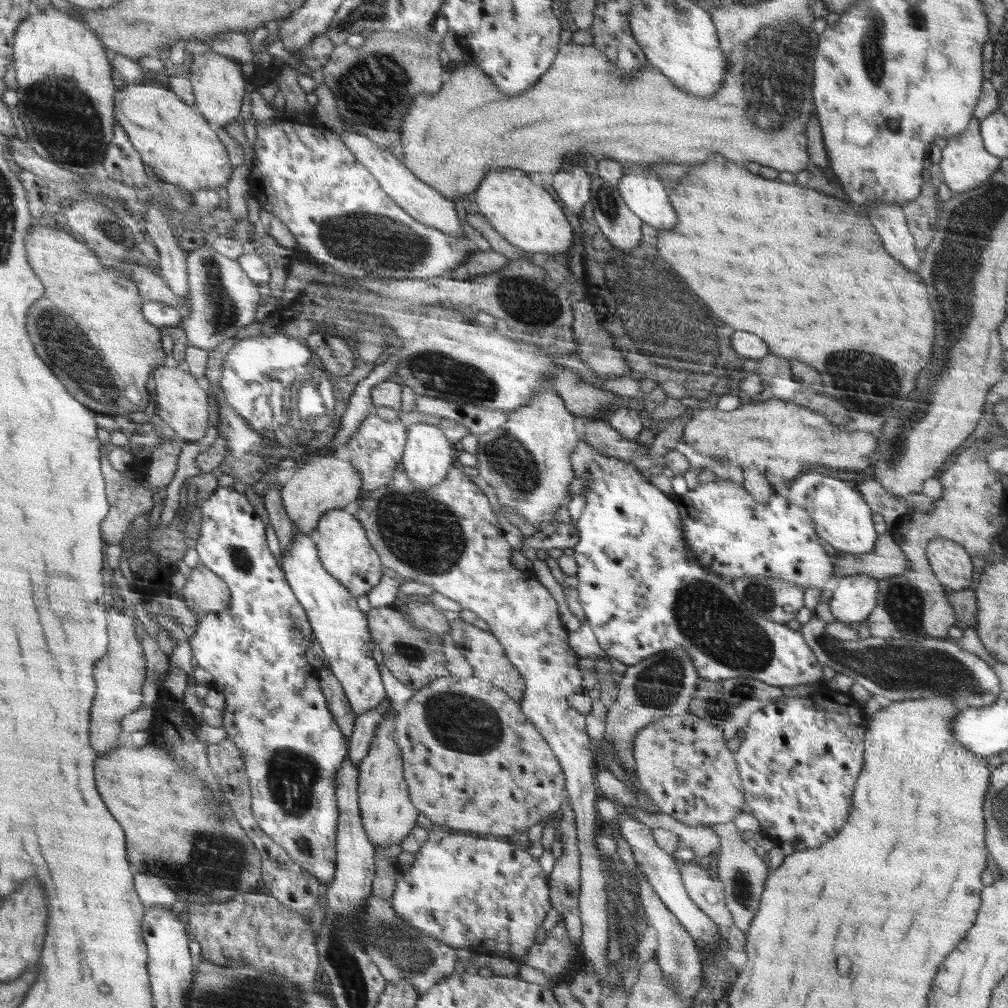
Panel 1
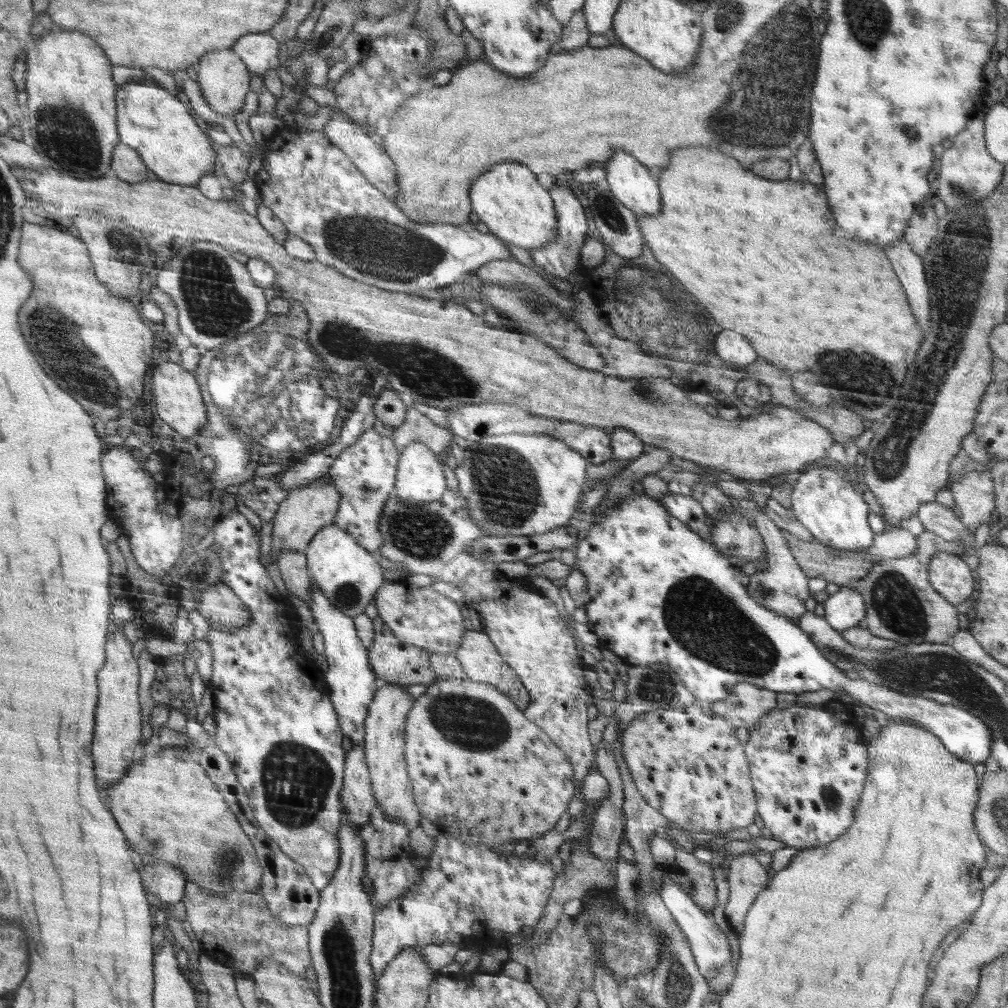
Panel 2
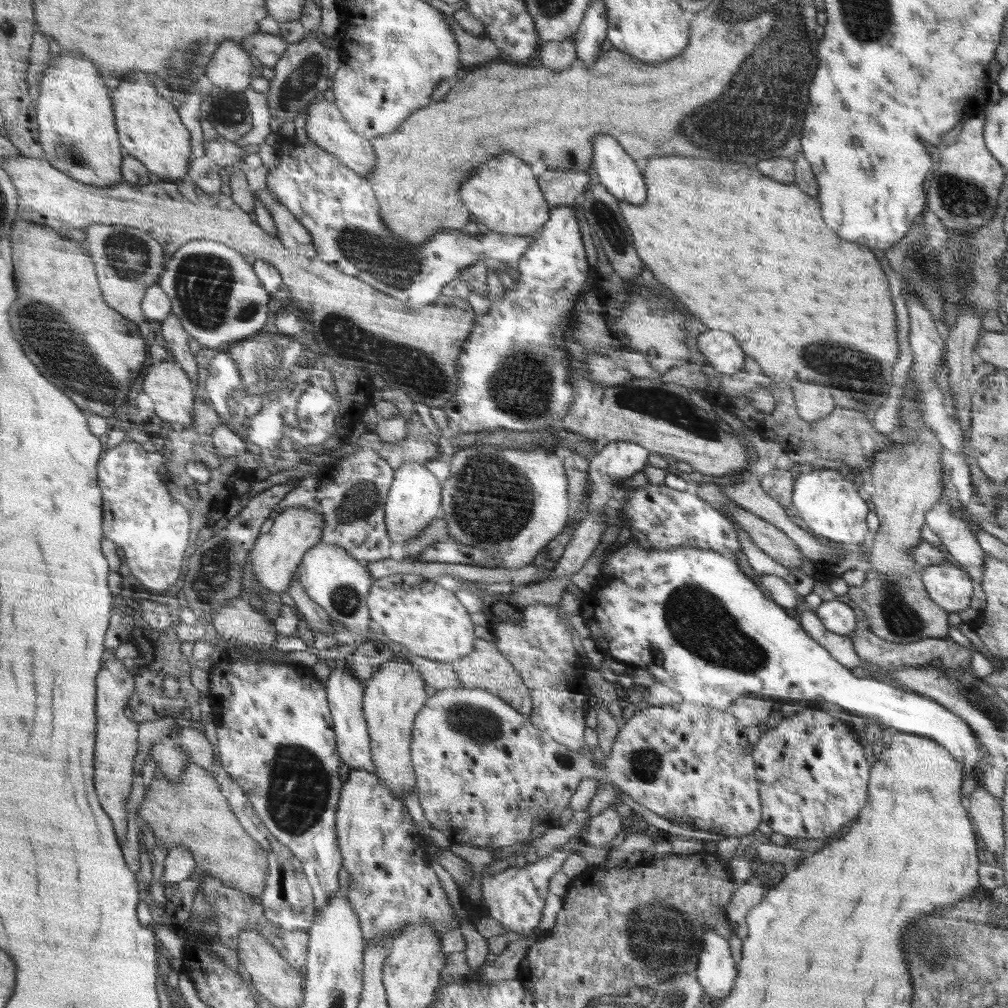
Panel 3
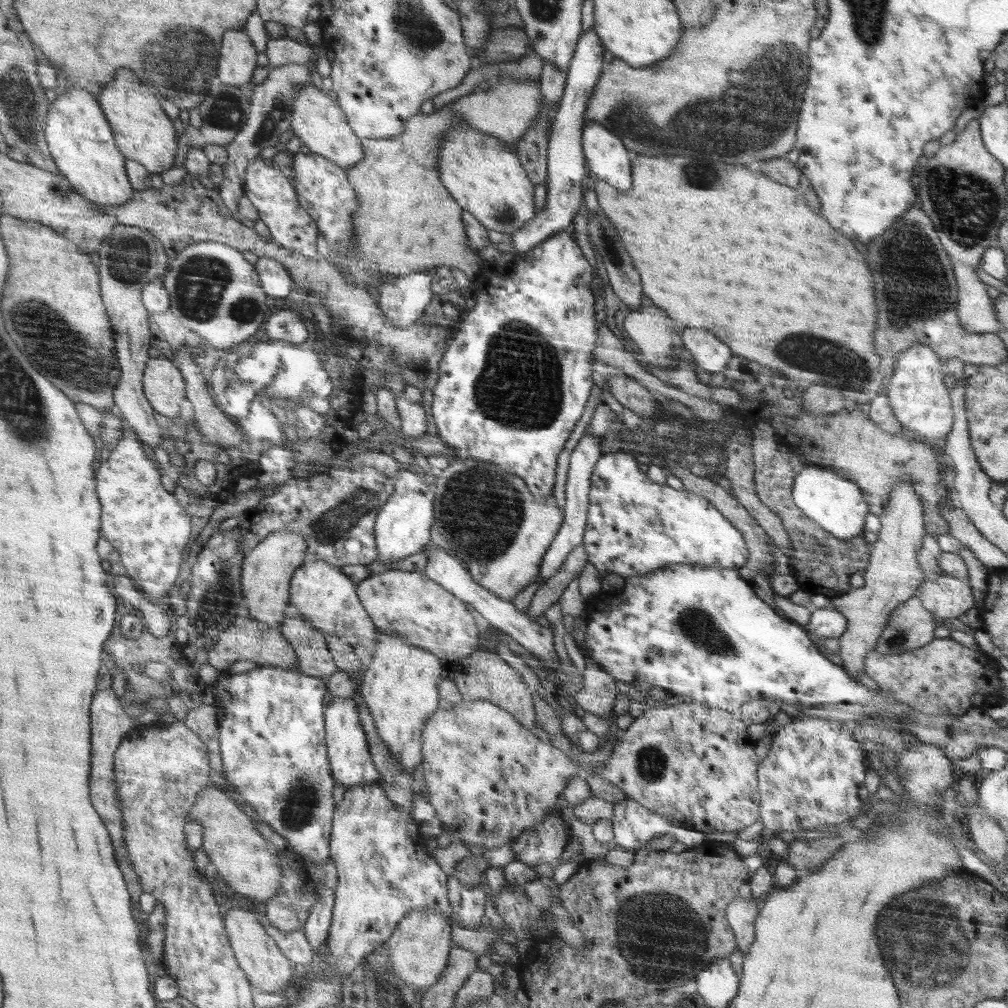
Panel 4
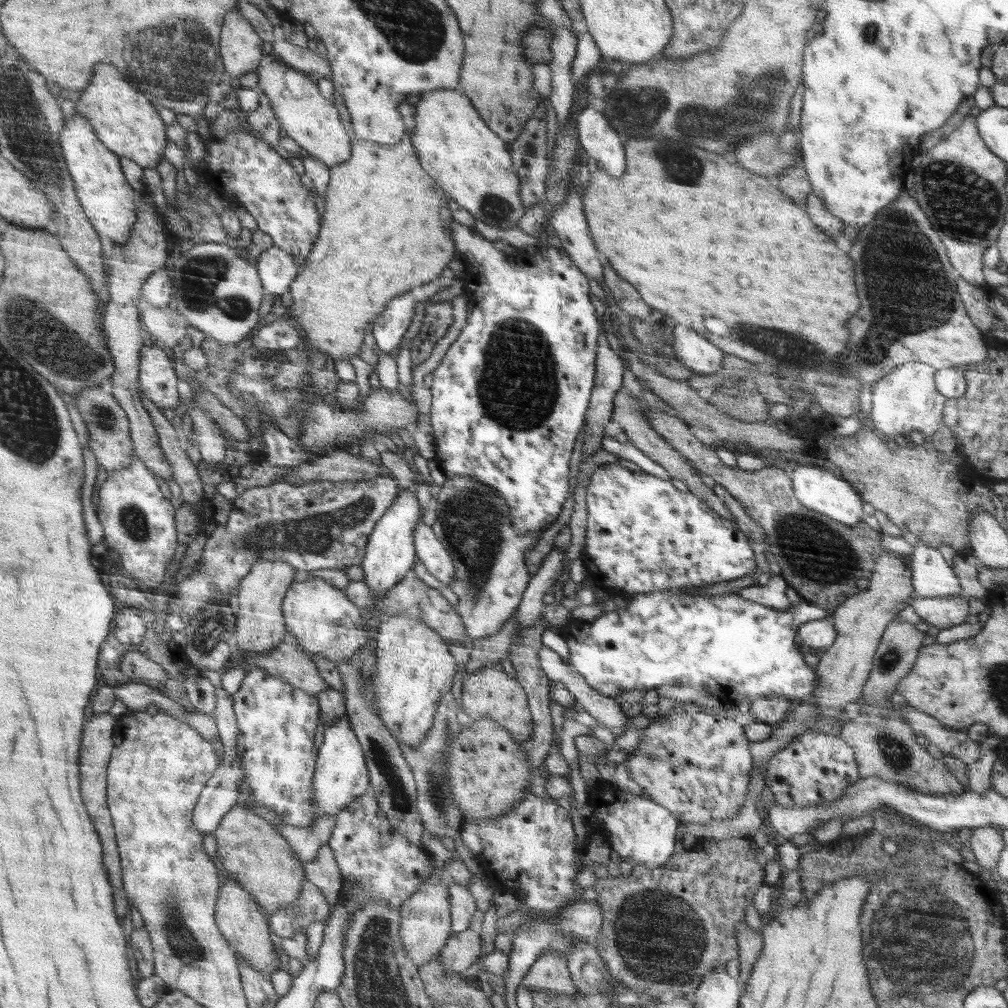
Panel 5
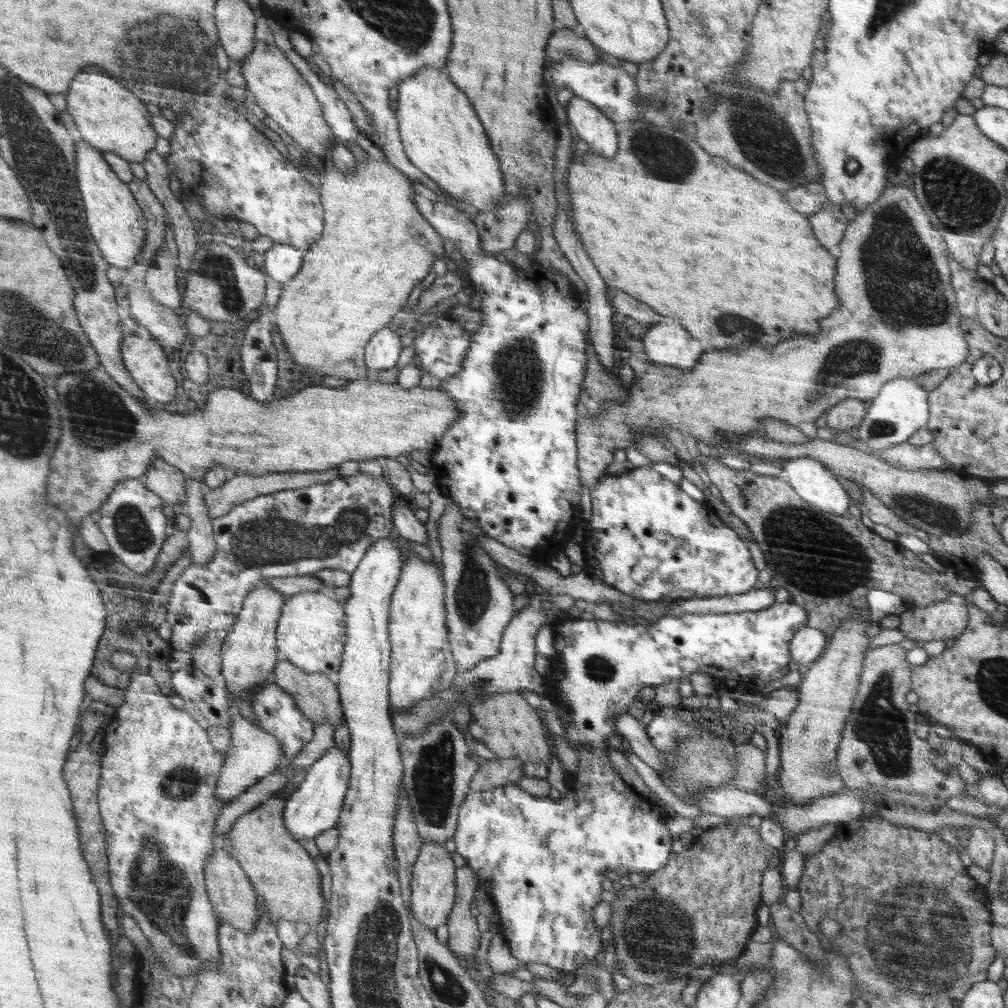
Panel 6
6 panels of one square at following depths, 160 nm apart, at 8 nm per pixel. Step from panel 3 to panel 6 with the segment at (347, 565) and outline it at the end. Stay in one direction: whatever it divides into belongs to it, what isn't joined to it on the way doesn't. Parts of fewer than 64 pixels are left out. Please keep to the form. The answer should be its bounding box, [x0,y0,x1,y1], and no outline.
[278,591,346,677]

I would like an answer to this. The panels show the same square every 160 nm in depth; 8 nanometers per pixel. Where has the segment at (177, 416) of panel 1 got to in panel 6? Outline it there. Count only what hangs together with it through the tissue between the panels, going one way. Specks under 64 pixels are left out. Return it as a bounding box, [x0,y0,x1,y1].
[122,334,176,403]

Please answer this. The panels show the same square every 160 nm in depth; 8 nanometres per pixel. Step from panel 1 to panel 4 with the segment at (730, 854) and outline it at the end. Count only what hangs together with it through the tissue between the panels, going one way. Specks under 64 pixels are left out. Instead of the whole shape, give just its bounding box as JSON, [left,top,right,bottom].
[726,897,759,955]

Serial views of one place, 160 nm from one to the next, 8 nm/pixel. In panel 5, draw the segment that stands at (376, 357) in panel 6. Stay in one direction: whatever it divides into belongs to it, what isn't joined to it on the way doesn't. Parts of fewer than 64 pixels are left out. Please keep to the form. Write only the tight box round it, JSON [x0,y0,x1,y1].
[372,290,418,355]

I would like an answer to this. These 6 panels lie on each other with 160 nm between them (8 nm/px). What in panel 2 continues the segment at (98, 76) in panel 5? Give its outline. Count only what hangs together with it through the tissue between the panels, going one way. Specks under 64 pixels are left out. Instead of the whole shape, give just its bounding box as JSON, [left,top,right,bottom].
[118,83,217,186]

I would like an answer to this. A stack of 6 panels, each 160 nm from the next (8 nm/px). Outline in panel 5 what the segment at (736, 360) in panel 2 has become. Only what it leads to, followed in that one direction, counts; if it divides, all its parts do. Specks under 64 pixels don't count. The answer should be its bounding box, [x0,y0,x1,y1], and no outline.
[672,324,724,377]

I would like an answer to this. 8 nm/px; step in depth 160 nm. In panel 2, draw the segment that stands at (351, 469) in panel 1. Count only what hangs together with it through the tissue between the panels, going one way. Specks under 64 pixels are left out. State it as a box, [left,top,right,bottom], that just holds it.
[272,474,340,555]

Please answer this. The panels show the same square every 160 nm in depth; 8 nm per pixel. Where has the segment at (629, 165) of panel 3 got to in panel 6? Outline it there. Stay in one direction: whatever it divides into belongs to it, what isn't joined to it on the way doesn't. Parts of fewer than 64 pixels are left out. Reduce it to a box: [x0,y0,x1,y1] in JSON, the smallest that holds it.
[562,94,618,158]

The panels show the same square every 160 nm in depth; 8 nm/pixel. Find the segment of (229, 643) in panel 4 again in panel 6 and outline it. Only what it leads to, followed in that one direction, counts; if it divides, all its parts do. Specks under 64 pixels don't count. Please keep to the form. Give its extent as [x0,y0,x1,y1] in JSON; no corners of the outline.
[272,660,343,728]

